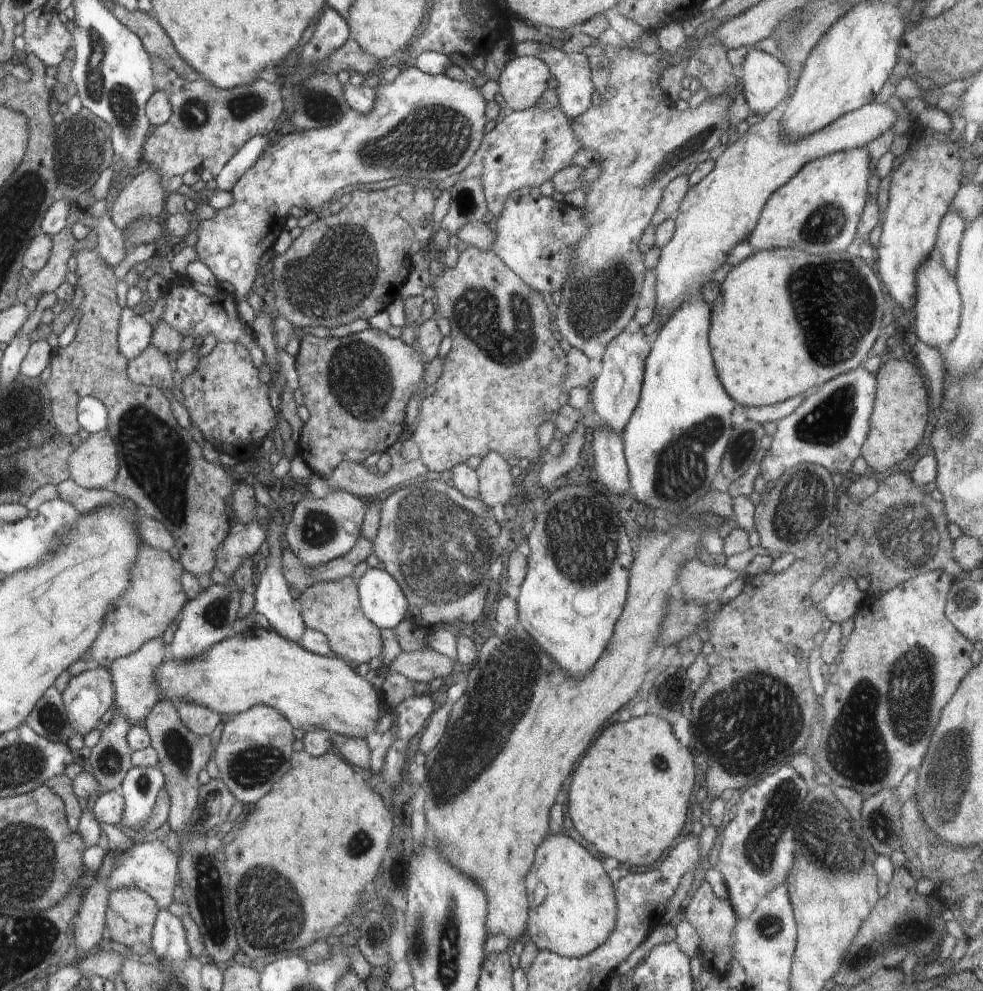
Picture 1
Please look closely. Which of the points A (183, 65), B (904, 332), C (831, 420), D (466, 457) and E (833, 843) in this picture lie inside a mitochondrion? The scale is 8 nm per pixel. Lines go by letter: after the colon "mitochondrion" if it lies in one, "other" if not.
A: other
B: other
C: mitochondrion
D: other
E: mitochondrion

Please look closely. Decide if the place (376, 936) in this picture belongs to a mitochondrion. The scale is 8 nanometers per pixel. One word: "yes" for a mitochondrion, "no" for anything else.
yes

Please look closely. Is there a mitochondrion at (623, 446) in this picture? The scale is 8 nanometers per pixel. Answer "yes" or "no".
no

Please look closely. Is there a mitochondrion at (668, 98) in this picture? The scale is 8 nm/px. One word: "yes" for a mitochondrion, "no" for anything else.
no

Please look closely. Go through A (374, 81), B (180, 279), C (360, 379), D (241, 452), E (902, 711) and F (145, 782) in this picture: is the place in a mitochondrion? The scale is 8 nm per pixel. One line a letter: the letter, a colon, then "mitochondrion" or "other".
A: other
B: other
C: mitochondrion
D: other
E: mitochondrion
F: mitochondrion

